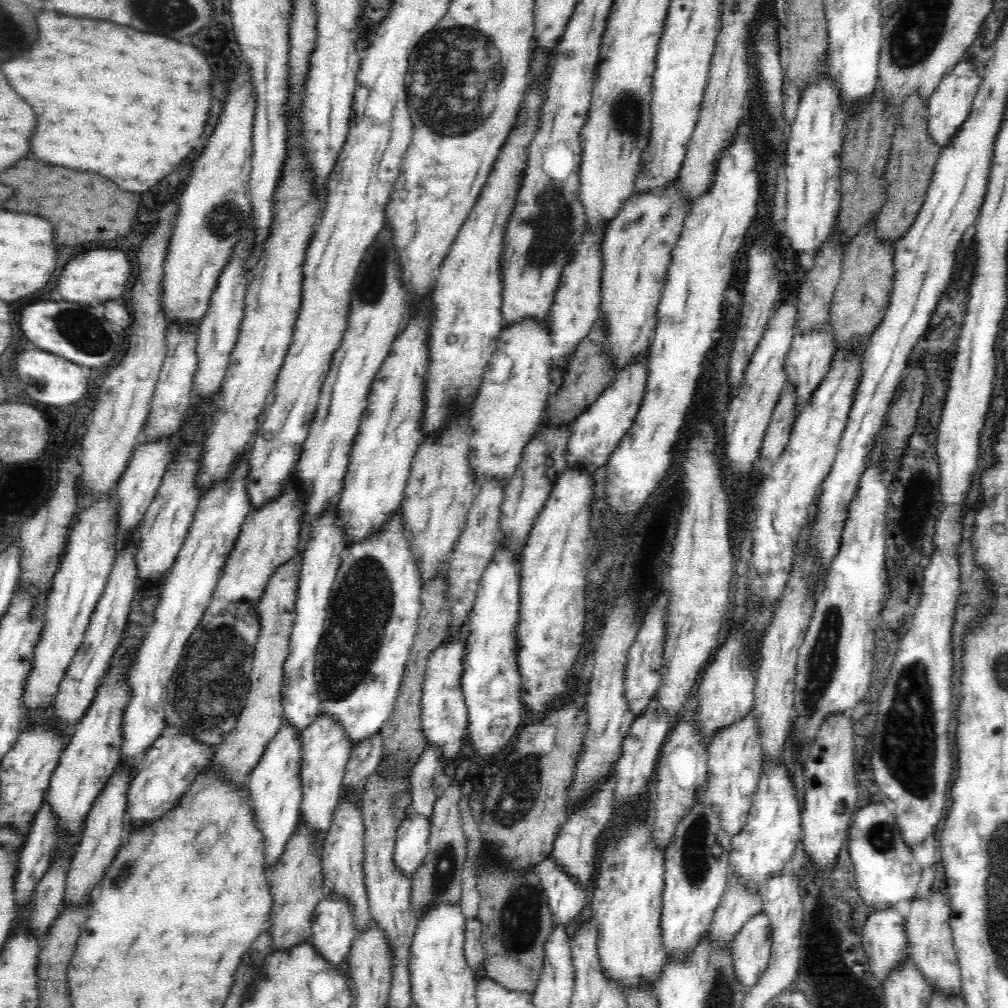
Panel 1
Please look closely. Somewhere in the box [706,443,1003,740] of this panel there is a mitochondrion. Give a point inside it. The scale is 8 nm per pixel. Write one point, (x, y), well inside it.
(822, 661)

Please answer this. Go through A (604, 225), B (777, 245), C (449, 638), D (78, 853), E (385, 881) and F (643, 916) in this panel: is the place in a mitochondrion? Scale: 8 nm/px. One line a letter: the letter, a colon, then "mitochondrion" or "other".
A: other
B: other
C: other
D: other
E: other
F: other

